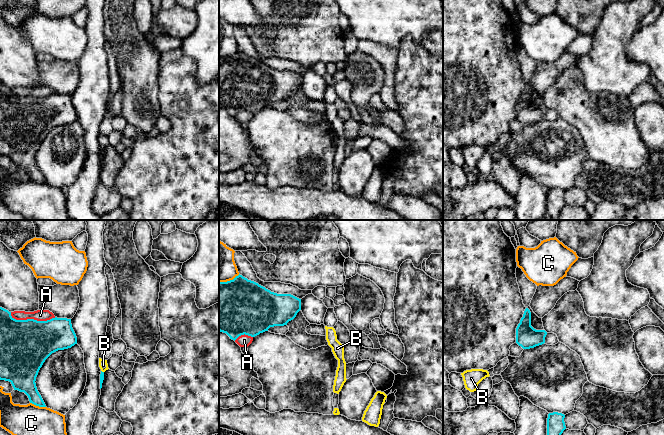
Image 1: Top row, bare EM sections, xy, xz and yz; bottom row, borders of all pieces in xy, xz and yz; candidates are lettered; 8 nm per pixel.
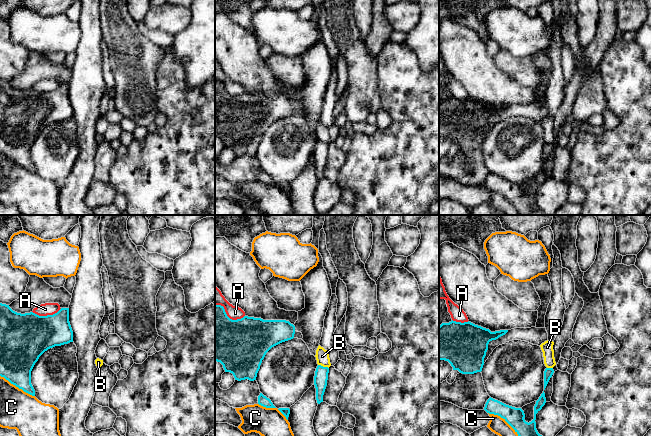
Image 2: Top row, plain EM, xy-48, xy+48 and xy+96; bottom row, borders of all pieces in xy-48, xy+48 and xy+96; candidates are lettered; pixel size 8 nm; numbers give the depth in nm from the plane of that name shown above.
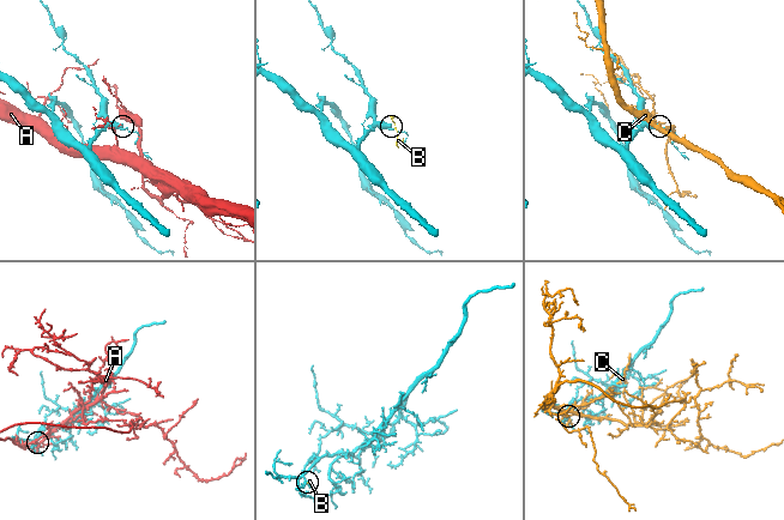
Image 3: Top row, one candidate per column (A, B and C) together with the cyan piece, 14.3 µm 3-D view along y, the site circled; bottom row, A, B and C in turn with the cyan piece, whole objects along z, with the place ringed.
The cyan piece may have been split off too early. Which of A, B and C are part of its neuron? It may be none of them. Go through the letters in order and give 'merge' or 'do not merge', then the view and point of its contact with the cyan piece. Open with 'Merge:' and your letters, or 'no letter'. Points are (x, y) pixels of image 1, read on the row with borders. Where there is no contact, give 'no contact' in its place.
Merge: no letter
A: do not merge; meets cyan in xy at (32, 319)
B: do not merge; meets cyan in xy at (101, 371)
C: do not merge; meets cyan in xy at (38, 405)

